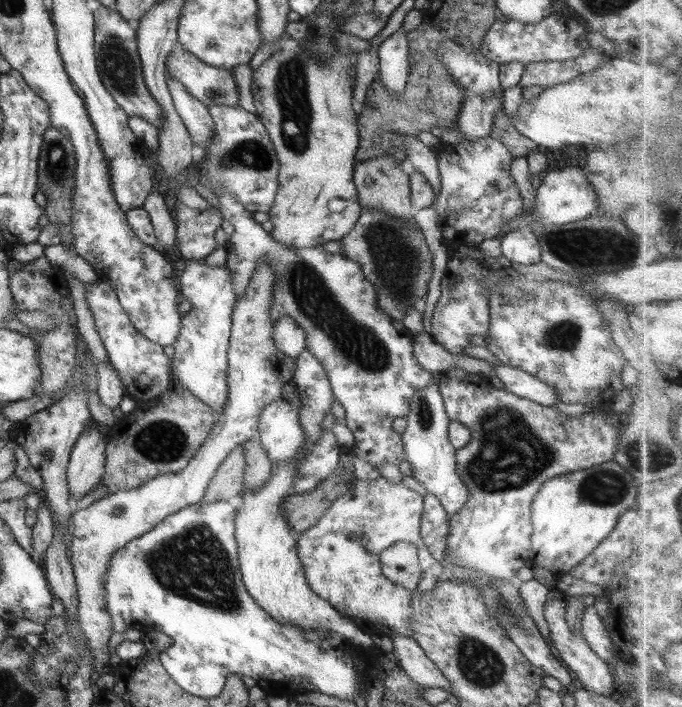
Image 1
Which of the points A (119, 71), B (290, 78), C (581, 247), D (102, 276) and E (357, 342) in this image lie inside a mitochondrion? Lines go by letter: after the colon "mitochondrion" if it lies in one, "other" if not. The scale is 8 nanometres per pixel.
A: mitochondrion
B: mitochondrion
C: mitochondrion
D: other
E: mitochondrion

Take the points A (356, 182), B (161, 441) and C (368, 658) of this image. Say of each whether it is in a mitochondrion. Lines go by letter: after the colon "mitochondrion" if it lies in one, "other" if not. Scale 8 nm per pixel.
A: other
B: mitochondrion
C: other

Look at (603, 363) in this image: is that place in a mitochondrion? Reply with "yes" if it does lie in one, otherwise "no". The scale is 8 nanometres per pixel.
no

